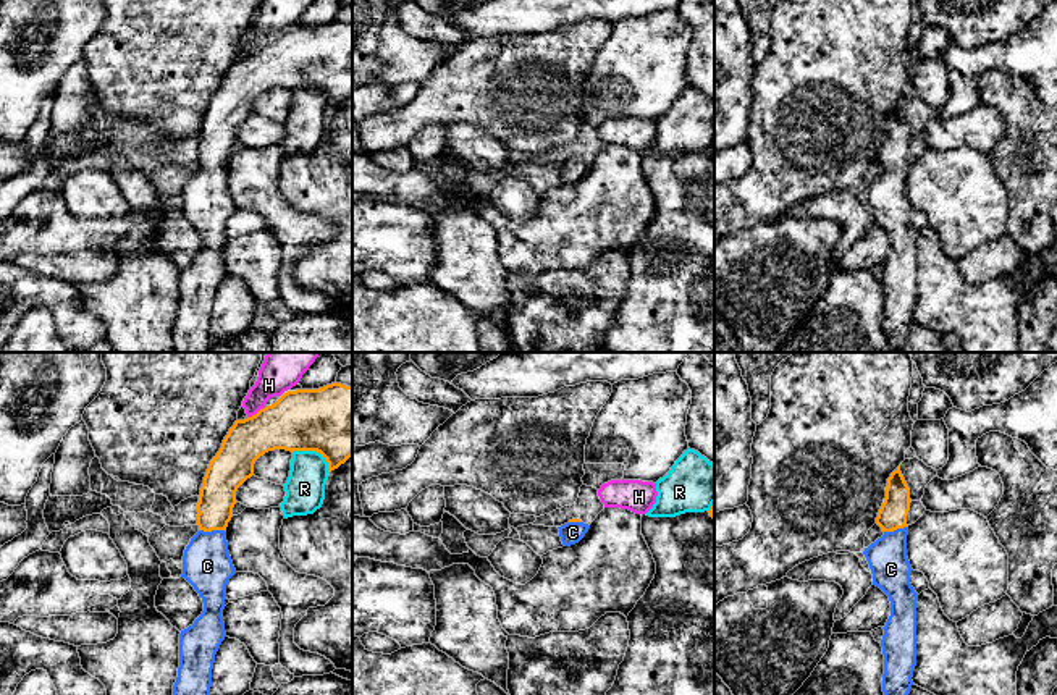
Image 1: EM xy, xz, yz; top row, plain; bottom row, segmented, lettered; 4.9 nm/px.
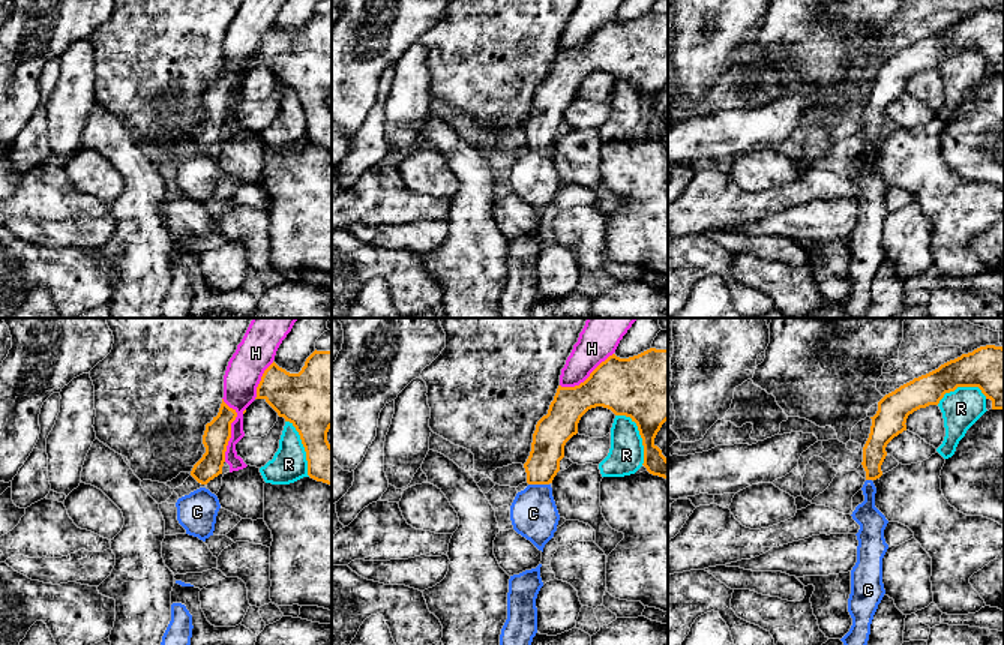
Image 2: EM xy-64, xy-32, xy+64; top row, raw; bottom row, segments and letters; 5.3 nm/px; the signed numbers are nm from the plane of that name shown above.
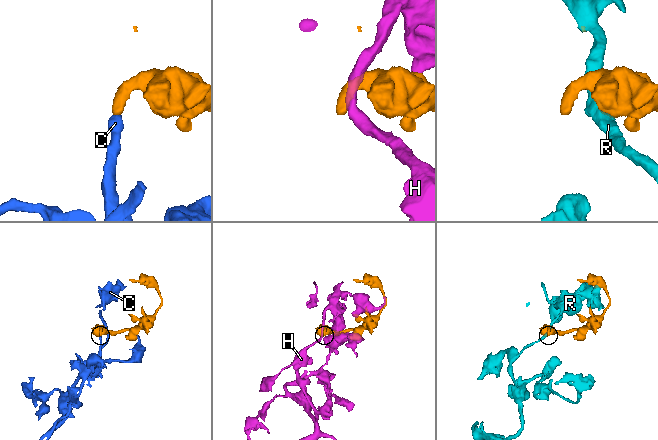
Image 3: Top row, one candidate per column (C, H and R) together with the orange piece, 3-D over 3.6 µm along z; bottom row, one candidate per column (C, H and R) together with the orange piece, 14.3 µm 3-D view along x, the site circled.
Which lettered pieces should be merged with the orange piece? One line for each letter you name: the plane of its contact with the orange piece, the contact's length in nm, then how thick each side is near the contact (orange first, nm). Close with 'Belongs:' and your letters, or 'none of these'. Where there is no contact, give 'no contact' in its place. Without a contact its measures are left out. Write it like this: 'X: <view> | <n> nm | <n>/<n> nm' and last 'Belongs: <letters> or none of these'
C: xy | 130 nm | 180/240 nm
Belongs: C

